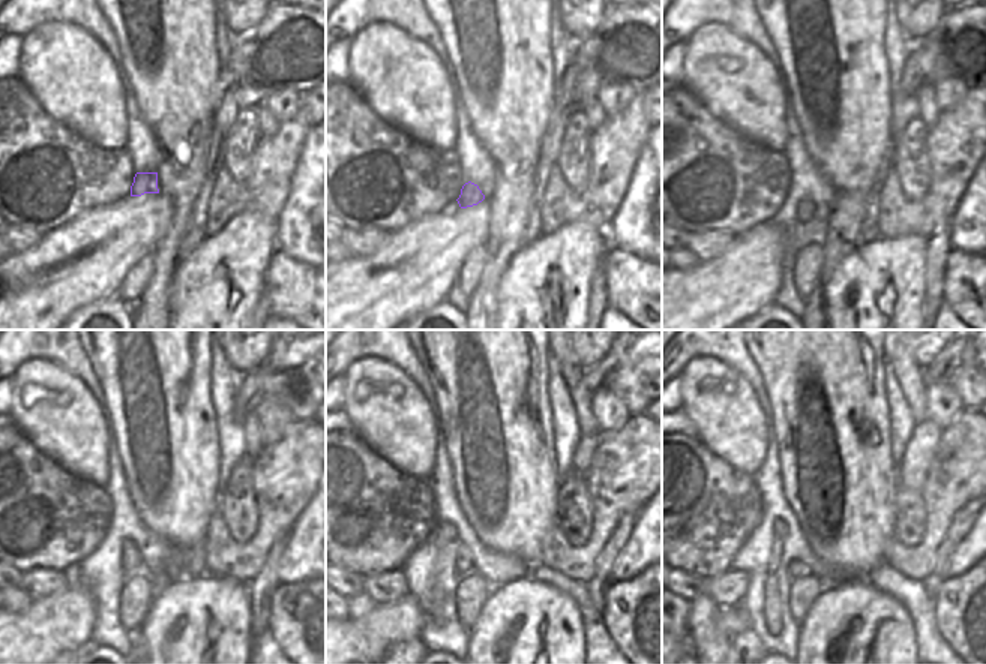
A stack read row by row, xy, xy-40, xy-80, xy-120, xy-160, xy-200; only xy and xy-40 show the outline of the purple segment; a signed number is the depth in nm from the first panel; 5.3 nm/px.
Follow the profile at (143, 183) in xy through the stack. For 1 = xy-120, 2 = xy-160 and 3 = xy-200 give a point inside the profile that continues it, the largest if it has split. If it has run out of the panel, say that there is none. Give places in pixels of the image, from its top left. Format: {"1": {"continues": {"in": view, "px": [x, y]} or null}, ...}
{"1": {"continues": {"in": "xy-120", "px": [131, 559]}}, "2": {"continues": {"in": "xy-160", "px": [464, 567]}}, "3": {"continues": {"in": "xy-200", "px": [796, 568]}}}

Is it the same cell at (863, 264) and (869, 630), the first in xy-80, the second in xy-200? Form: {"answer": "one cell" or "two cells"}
{"answer": "one cell"}

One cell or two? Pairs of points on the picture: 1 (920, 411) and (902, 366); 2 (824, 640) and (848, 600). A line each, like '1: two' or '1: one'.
1: one
2: one

